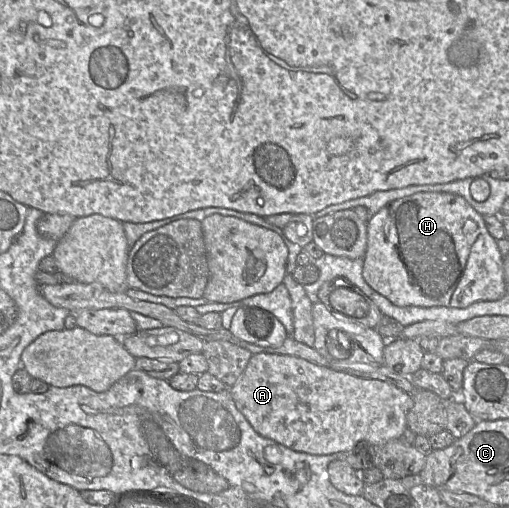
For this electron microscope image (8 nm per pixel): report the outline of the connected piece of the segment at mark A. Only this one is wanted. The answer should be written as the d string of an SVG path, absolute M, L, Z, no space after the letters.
M264 352L253 354L238 380L227 388L237 409L258 434L294 451L313 455L349 452L359 442L380 446L399 439L408 428L406 417L413 406L410 394L386 381L358 377L291 355Z

